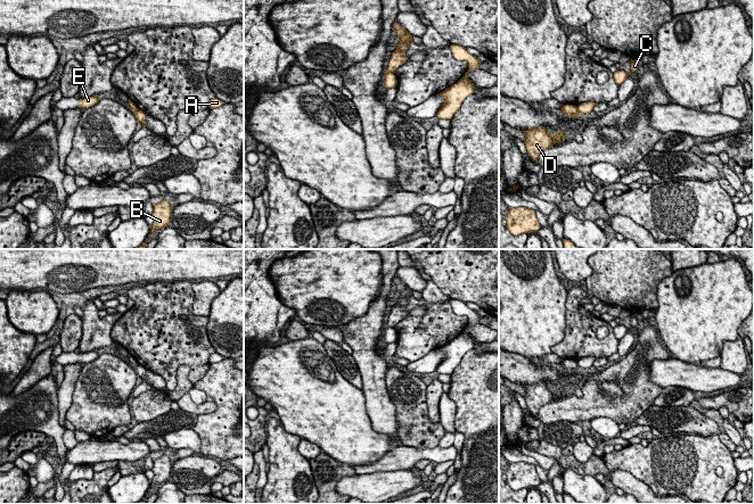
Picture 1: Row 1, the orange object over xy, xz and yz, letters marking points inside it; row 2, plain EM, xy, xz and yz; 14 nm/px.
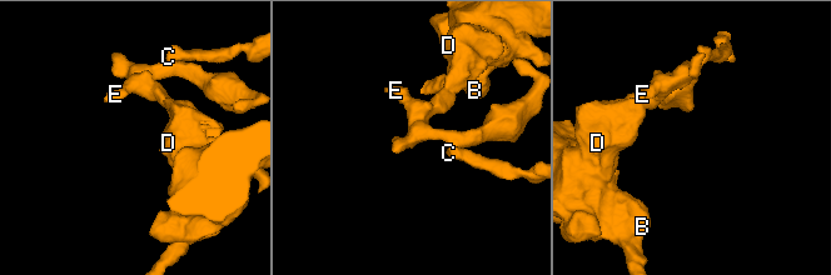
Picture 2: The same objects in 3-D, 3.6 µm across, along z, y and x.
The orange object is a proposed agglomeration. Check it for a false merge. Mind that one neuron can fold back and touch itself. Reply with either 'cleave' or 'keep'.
cleave

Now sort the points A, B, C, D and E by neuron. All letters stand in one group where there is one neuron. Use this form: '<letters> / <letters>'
A C E / B D

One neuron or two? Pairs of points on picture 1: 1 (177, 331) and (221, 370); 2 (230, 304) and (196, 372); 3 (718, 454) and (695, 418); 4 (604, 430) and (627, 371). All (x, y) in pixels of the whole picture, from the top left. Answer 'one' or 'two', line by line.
1: two
2: two
3: two
4: two

